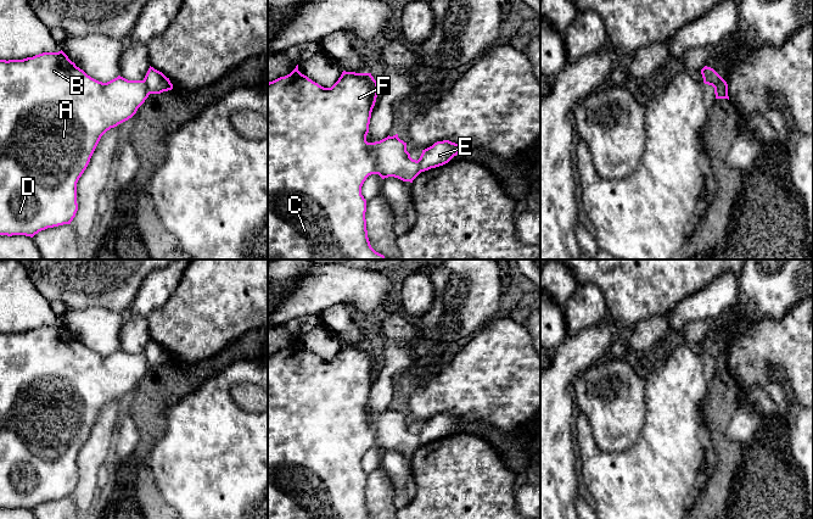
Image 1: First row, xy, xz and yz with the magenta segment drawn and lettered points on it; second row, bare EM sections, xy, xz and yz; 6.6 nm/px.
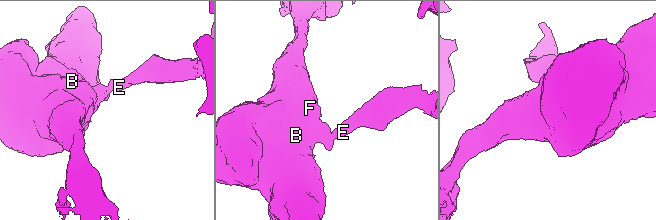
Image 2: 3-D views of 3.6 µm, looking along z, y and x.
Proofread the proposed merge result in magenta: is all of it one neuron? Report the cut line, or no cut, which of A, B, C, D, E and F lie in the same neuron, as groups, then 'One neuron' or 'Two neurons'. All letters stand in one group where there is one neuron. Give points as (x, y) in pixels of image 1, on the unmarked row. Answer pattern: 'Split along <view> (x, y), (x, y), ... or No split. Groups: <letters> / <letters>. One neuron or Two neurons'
Split along xy (143, 353), (150, 366). Groups: A B C D F / E. Two neurons

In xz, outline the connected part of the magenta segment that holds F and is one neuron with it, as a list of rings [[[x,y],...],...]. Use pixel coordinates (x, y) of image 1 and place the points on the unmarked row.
[[[298,337],[287,348],[268,356],[268,519],[371,519],[366,503],[366,473],[361,468],[361,459],[371,447],[379,447],[382,452],[388,450],[410,454],[421,446],[420,437],[410,430],[406,415],[398,407],[387,409],[380,414],[368,415],[371,385],[379,365],[377,355],[371,346],[355,346],[343,344],[338,353],[331,361],[324,361],[298,344]]]

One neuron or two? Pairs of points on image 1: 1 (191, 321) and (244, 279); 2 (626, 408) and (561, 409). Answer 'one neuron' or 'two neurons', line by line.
1: one neuron
2: two neurons

